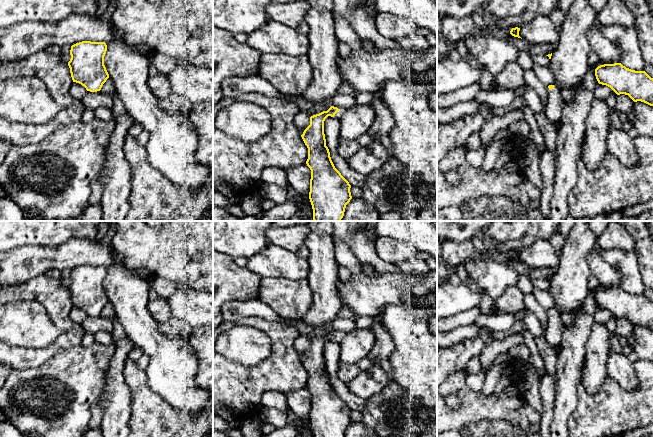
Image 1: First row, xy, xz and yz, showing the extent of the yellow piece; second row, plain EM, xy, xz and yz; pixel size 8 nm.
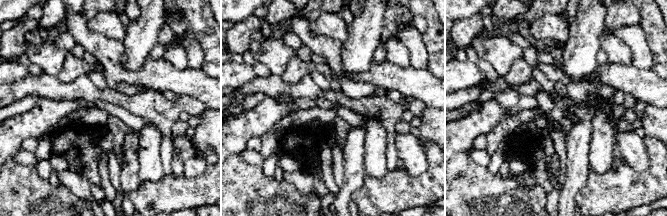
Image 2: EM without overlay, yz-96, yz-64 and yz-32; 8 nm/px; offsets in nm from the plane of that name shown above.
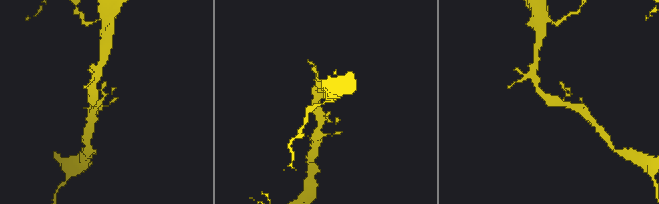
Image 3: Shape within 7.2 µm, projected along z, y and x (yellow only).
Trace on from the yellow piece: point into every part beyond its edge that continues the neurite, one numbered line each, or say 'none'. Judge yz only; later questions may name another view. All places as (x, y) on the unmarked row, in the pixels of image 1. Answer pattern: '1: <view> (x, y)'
1: yz (553, 334)

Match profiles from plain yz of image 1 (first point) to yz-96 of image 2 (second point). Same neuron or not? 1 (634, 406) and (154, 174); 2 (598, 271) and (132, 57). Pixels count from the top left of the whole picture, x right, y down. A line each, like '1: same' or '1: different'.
1: different
2: different

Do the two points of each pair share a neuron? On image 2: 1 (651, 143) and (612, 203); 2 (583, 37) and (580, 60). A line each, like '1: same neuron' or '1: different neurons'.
1: same neuron
2: same neuron

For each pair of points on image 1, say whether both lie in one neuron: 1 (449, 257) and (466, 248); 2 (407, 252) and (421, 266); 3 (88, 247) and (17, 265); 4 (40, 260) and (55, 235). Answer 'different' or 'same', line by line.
1: same
2: different
3: same
4: different

